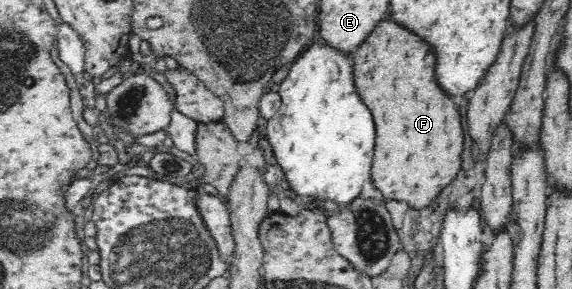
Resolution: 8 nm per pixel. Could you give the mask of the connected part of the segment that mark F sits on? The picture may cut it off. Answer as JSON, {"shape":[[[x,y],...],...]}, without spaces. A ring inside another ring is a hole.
{"shape":[[[383,20],[377,26],[373,33],[367,38],[364,45],[352,54],[352,81],[354,81],[354,92],[360,99],[362,104],[366,104],[366,108],[372,112],[374,116],[374,126],[376,126],[376,148],[374,148],[374,164],[372,164],[372,184],[374,188],[384,196],[384,200],[398,200],[398,202],[406,202],[411,210],[422,212],[428,210],[430,206],[438,200],[438,194],[448,188],[458,172],[460,172],[462,164],[462,146],[464,146],[464,130],[460,121],[459,112],[456,112],[454,104],[450,102],[450,98],[442,98],[442,94],[438,94],[438,86],[434,86],[434,80],[430,78],[430,54],[426,54],[426,46],[422,46],[422,42],[418,42],[418,38],[410,38],[410,33],[404,29],[398,30],[398,26],[390,24],[390,21]]]}

